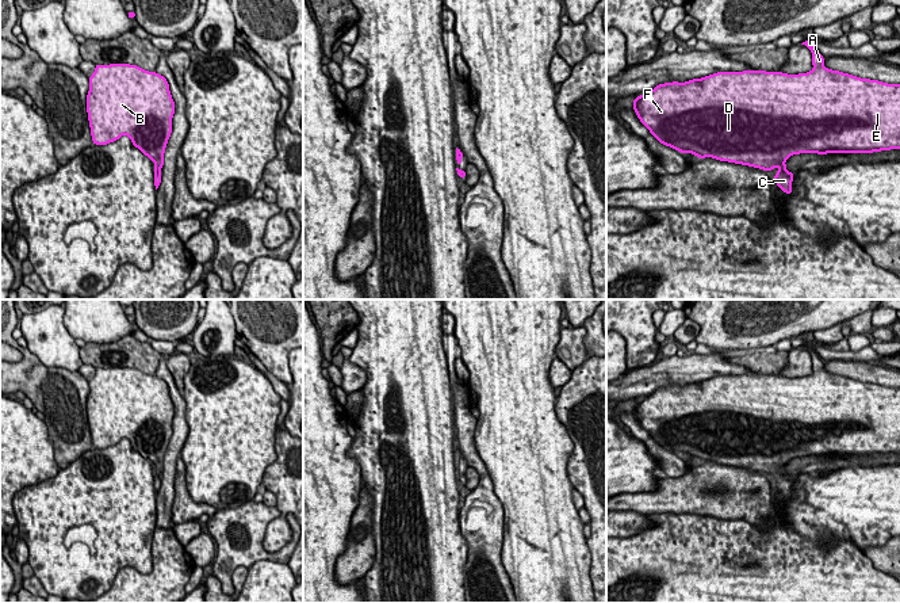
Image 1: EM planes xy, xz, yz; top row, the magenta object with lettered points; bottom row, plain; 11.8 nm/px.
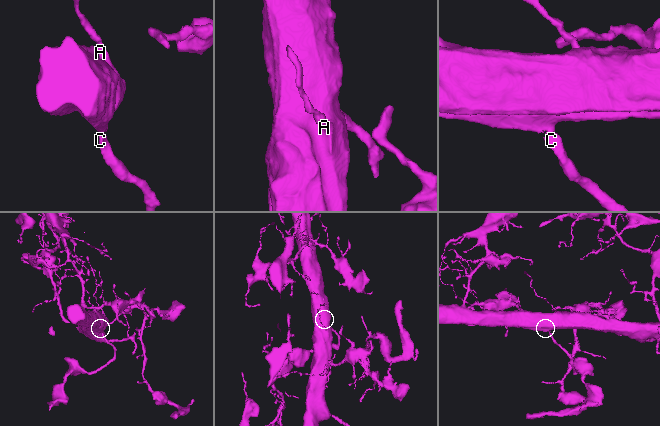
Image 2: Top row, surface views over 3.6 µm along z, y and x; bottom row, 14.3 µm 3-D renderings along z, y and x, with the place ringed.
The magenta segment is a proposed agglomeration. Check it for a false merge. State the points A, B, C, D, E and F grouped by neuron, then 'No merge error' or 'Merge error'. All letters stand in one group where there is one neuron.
Groups: A B C D E F. No merge error

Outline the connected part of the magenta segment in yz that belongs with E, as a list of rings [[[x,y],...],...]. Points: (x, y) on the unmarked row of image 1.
[[[804,344],[801,348],[812,356],[813,373],[811,375],[798,378],[773,374],[717,375],[686,386],[665,386],[635,401],[635,417],[655,443],[683,458],[692,457],[698,462],[712,461],[766,476],[778,470],[773,482],[785,497],[793,496],[794,478],[788,476],[785,469],[785,465],[793,458],[813,455],[819,459],[827,457],[855,458],[900,453],[900,388],[861,382],[828,373],[823,369],[824,360],[812,346]]]

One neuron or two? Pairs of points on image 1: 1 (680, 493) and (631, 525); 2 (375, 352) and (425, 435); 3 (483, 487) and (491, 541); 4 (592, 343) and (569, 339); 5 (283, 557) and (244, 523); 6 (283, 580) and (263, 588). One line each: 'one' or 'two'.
1: two
2: one
3: one
4: two
5: one
6: one

